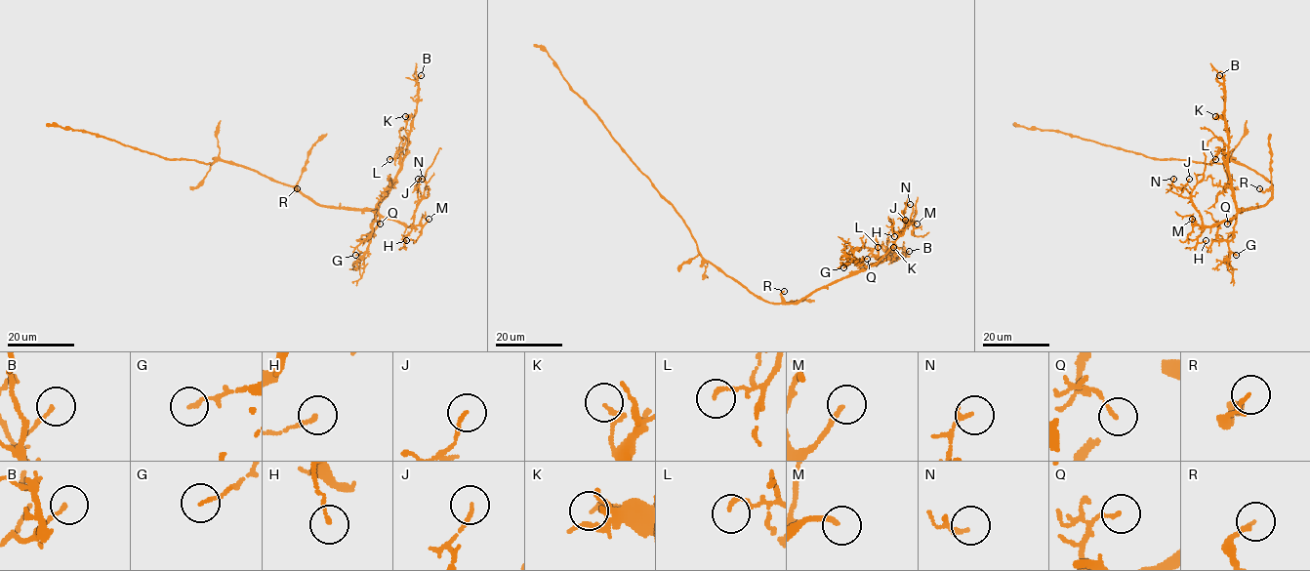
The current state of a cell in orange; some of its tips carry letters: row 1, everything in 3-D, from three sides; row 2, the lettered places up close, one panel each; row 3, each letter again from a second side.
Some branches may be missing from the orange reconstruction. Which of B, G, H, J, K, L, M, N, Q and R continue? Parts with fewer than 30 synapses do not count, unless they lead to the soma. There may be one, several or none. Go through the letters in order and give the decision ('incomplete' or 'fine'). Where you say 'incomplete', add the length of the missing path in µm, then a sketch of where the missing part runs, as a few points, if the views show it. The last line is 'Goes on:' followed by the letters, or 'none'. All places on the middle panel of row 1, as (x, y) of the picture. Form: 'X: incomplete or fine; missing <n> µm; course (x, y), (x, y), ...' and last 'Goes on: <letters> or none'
B: fine
G: fine
H: fine
J: fine
K: fine
L: fine
M: incomplete; missing 15 µm; course (917, 224), (911, 240), (896, 258)
N: fine
Q: fine
R: fine
Goes on: M

